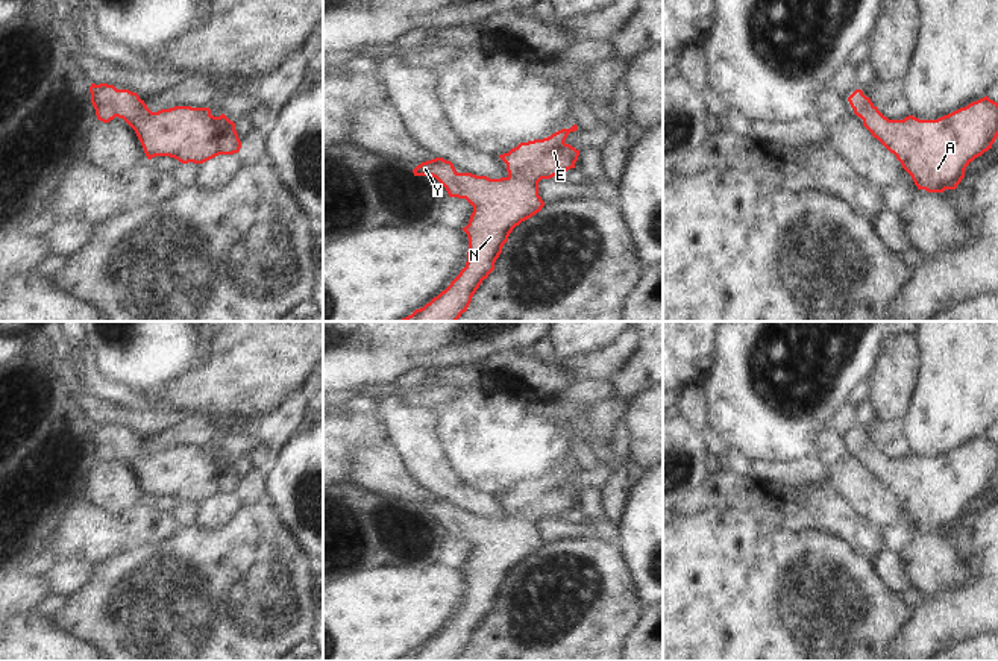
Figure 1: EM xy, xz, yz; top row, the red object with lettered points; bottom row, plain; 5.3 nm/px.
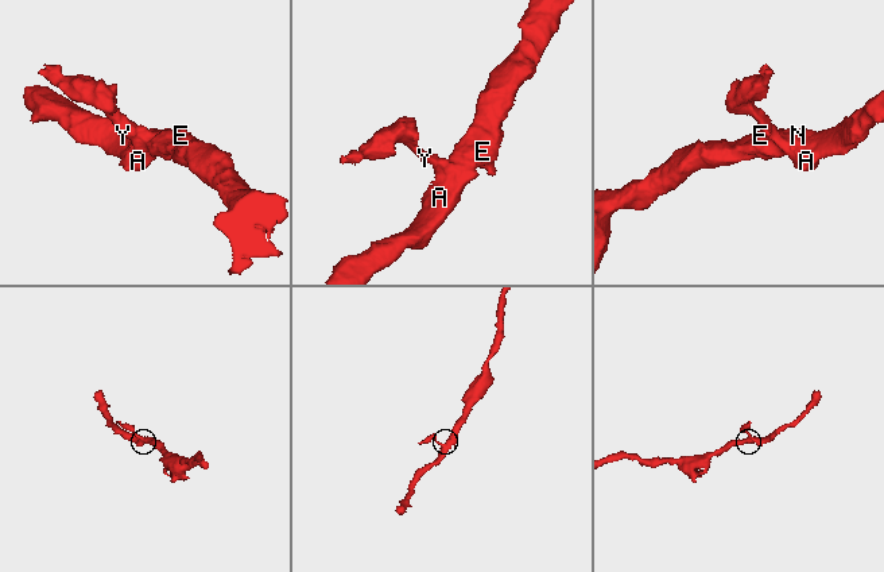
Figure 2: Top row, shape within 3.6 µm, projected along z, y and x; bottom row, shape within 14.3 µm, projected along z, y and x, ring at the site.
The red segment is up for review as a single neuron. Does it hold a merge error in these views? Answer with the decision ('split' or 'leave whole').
leave whole

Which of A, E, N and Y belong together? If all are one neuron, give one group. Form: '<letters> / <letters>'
A E N Y

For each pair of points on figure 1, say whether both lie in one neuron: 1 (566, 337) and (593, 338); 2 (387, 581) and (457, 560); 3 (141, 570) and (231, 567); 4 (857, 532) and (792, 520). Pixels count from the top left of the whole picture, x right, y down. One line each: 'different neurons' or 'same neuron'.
1: same neuron
2: different neurons
3: same neuron
4: same neuron

